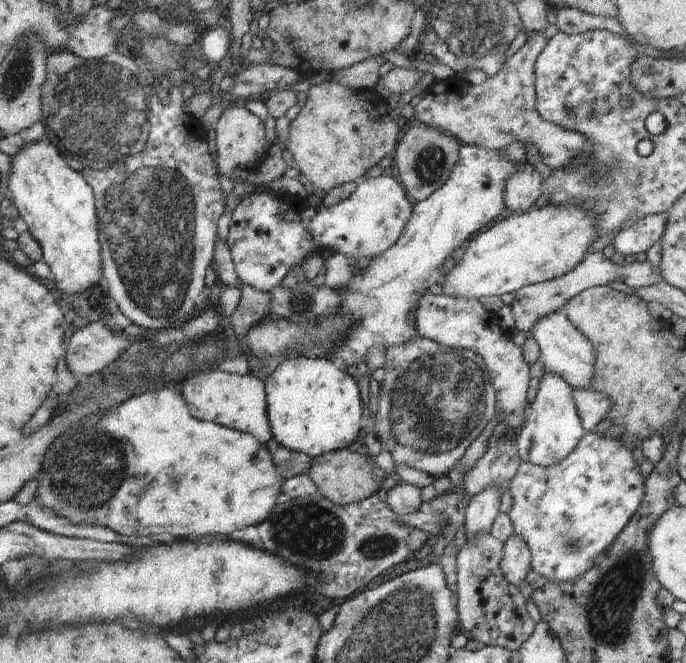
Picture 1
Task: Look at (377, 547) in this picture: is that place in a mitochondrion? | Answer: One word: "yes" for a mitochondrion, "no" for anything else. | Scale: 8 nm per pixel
yes

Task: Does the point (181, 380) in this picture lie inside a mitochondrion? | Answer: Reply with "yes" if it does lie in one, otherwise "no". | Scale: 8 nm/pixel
no

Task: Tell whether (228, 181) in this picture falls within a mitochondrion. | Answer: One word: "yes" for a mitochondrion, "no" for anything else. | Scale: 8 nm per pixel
no

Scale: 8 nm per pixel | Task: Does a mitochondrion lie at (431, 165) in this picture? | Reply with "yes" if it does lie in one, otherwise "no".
yes

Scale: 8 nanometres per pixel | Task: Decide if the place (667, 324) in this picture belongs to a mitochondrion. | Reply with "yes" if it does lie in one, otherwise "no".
no

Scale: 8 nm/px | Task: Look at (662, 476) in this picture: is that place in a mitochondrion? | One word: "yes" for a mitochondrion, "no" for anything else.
no

